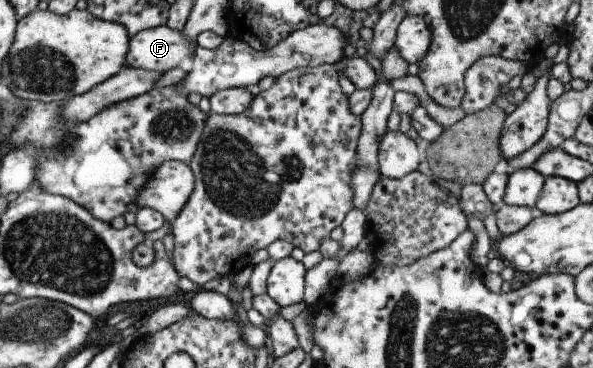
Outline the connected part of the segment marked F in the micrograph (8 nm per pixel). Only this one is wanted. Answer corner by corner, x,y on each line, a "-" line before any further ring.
166,25
148,28
146,31
139,31
136,35
129,37
123,65
128,68
160,70
161,72
168,71
178,65
186,67
197,47
196,41
187,40
185,36
181,35
181,31
171,30

